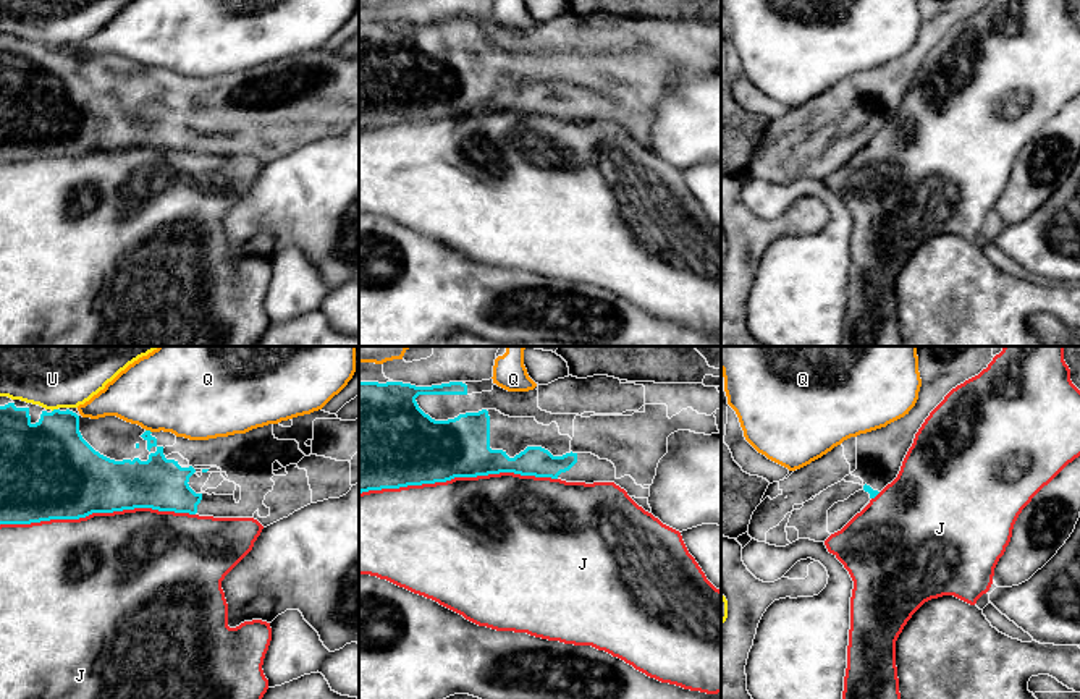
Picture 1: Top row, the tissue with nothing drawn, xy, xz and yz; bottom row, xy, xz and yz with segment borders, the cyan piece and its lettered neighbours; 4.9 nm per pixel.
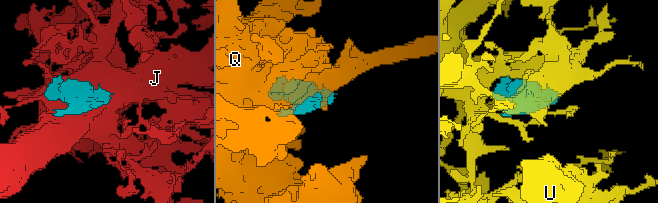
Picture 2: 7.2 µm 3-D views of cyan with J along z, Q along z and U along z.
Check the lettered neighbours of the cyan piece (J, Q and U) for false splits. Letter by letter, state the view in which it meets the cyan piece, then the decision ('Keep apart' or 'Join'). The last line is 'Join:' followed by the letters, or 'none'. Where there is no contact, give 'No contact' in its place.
J: Touches cyan in xz. Keep apart
Q: Touches cyan in xy. Keep apart
U: Touches cyan in xy. Keep apart
Join: none

